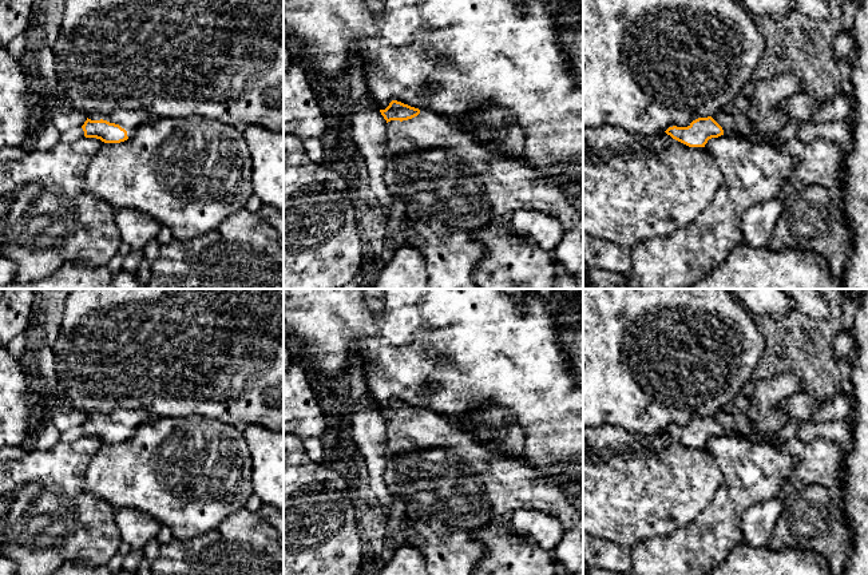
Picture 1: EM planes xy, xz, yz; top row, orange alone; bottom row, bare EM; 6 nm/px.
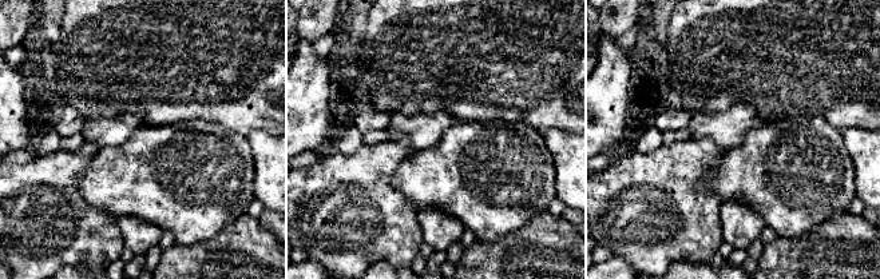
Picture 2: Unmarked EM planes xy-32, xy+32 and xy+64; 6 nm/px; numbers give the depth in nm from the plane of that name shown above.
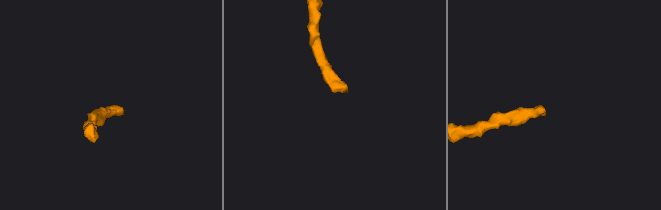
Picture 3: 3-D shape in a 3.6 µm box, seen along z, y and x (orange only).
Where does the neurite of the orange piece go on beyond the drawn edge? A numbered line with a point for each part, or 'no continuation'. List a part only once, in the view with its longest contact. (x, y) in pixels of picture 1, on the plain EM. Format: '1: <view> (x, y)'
1: xy (129, 419)

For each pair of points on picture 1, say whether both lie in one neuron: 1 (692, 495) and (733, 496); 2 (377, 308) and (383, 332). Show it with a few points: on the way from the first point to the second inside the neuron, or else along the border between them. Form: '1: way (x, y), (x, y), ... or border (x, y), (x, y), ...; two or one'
1: border (718, 466), (718, 488), (693, 520); two
2: border (365, 302), (377, 314), (384, 310); two

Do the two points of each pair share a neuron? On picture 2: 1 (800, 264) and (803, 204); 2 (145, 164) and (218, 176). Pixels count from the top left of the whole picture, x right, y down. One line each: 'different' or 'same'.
1: different
2: same

